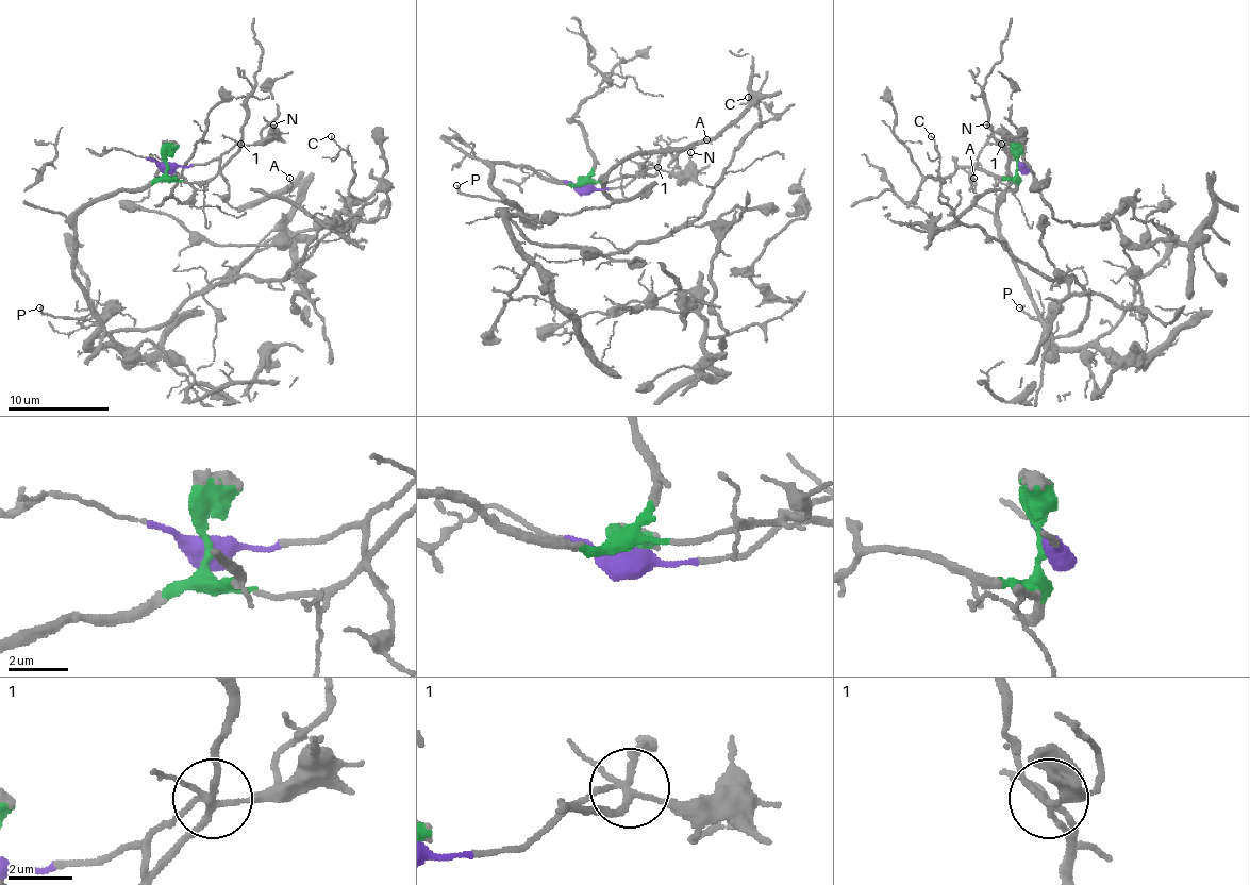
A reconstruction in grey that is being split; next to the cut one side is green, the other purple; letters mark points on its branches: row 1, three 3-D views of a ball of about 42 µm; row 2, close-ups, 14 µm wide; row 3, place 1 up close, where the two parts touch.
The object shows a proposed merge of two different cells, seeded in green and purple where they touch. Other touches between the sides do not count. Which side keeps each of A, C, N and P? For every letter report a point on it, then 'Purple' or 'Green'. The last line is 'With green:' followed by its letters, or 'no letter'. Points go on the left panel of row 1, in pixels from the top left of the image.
A: Place: (289, 178). Green
C: Place: (331, 136). Green
N: Place: (273, 124). Purple
P: Place: (39, 307). Green
With green: A, C, P

